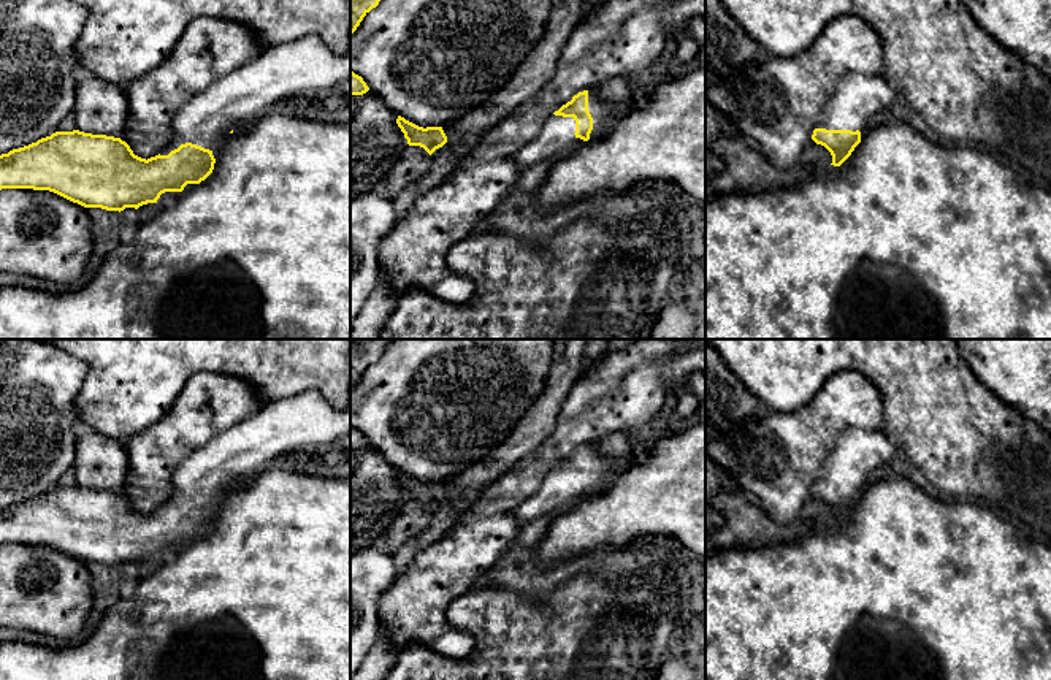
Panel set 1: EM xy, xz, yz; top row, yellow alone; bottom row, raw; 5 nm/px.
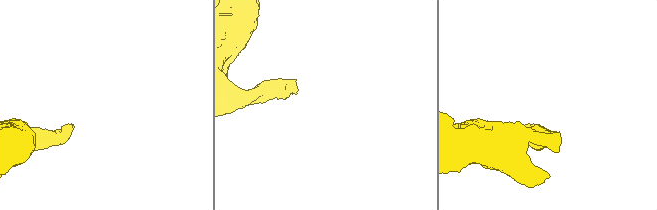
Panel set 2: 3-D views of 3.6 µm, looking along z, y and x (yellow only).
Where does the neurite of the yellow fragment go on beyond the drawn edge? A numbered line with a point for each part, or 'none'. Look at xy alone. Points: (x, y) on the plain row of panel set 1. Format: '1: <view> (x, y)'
1: xy (298, 425)

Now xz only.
1: xz (557, 492)

